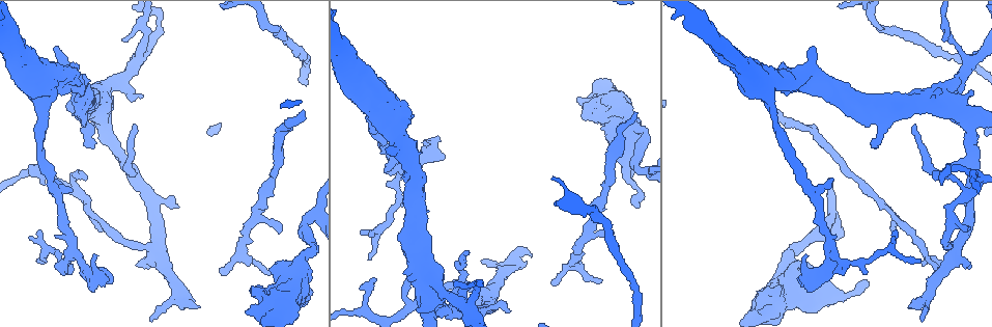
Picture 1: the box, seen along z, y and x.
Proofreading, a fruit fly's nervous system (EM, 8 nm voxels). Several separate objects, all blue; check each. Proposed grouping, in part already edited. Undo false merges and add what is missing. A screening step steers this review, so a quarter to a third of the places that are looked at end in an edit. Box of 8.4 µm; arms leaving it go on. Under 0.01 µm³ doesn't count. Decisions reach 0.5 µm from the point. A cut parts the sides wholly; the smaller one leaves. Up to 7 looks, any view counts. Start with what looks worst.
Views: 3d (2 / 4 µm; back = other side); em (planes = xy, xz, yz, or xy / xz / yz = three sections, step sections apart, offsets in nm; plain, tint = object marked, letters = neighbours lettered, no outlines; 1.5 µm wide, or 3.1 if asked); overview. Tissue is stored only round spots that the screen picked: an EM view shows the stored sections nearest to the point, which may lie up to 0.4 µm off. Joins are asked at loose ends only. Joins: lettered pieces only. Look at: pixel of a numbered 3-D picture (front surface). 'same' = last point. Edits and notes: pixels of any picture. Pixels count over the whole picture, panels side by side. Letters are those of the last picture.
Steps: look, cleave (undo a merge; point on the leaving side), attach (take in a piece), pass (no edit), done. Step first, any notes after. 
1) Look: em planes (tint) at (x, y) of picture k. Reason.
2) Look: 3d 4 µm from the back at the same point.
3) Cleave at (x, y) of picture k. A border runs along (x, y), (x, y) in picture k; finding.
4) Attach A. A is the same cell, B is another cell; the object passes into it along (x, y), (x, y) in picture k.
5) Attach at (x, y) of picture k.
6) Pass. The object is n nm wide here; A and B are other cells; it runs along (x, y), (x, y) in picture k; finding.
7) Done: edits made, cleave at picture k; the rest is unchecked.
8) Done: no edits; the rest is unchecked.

Look: 3d 4 µm at (866, 280) of picture 1.

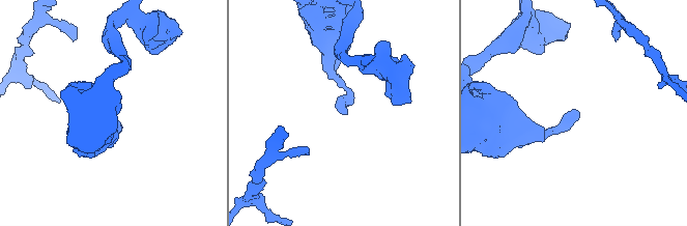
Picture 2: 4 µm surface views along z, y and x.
Look: em planes (letters) at (575, 114) of picture 2.

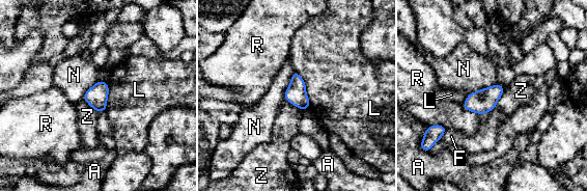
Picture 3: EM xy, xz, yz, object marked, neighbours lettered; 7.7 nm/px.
Pass. The longest contact is with L, 320 nm; A, F, L, N, R and Z are other cells; none of them fits.

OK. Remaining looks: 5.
Look: em planes (plain) at (140, 98) of picture 1. Branch stops here.

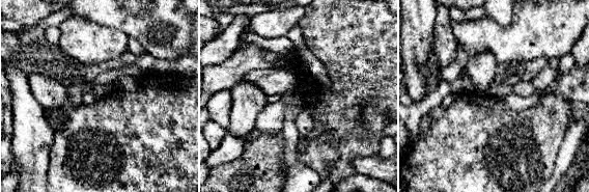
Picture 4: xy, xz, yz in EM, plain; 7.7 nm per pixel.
Look: em planes (letters) at the same point.

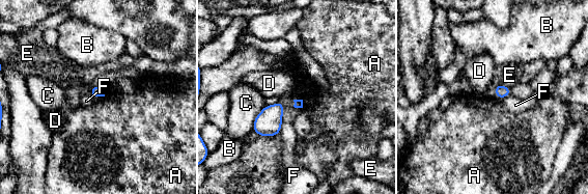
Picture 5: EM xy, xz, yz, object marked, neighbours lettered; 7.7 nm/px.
Pass. A, B, C, D, E and F are other cells; a border runs along (302, 99), (303, 107) in picture 5; no lettered piece goes on from it.

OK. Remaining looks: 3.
Look: em xy step 8 (letters) at (257, 213) of picture 1. Arms part here.

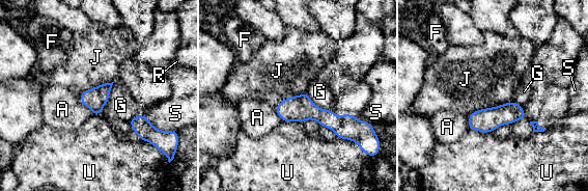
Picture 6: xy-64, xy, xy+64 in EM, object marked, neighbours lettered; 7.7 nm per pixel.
Pass. A, F, G, J, R, S and U are other cells; a border runs along (513, 101), (481, 108), (469, 115) in picture 6; continuous, no second neuron.

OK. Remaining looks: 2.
Done: no edits; the rest is unchecked.

